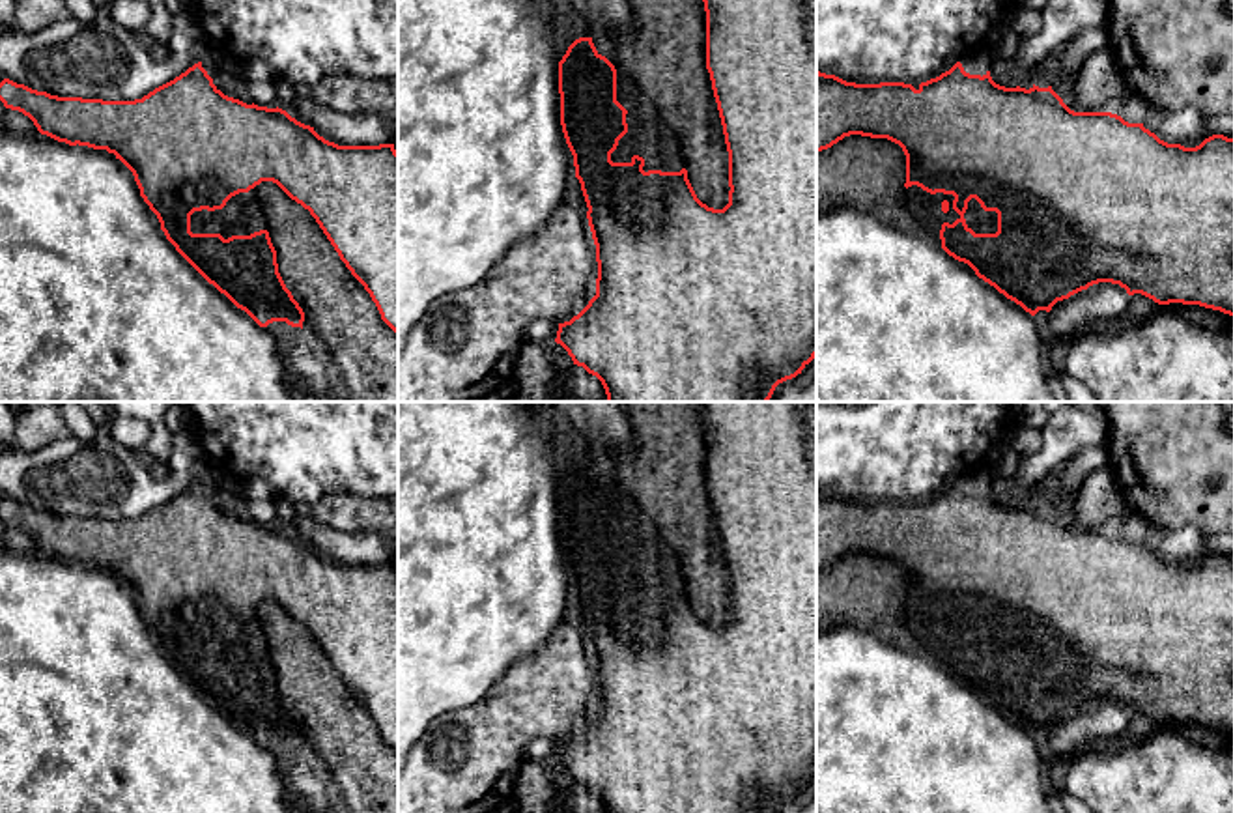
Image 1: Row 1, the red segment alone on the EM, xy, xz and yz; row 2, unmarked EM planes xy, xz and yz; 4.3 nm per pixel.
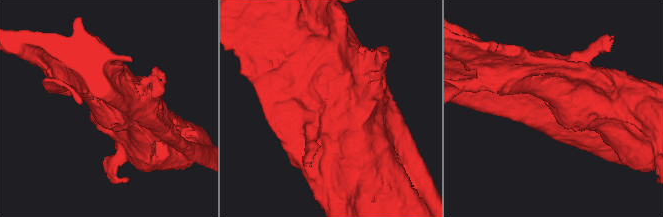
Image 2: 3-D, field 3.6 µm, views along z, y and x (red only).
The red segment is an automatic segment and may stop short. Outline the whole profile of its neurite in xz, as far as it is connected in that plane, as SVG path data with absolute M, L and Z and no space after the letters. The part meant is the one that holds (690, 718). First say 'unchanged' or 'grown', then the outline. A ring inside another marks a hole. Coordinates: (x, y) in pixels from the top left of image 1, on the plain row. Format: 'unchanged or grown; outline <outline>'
unchanged; outline M699 402L701 413L706 430L706 488L710 492L714 516L717 521L725 563L729 570L729 622L723 628L714 628L702 622L689 598L687 589L680 591L661 591L648 589L645 591L645 578L633 574L630 581L613 581L611 572L616 568L618 559L628 551L626 533L628 529L616 520L616 488L615 484L602 475L592 456L575 458L562 478L559 480L559 512L560 512L560 544L566 557L566 563L574 574L575 596L581 602L581 609L587 620L587 637L596 663L596 680L598 680L598 697L596 697L596 714L588 723L574 735L570 740L559 742L555 761L560 763L574 783L583 785L588 792L596 794L605 813L773 813L775 806L787 798L796 796L801 789L816 776L816 402Z

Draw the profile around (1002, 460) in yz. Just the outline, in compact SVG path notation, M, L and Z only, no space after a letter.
M1011 441L994 445L983 462L981 473L990 477L1011 478L1020 464L1022 456Z

